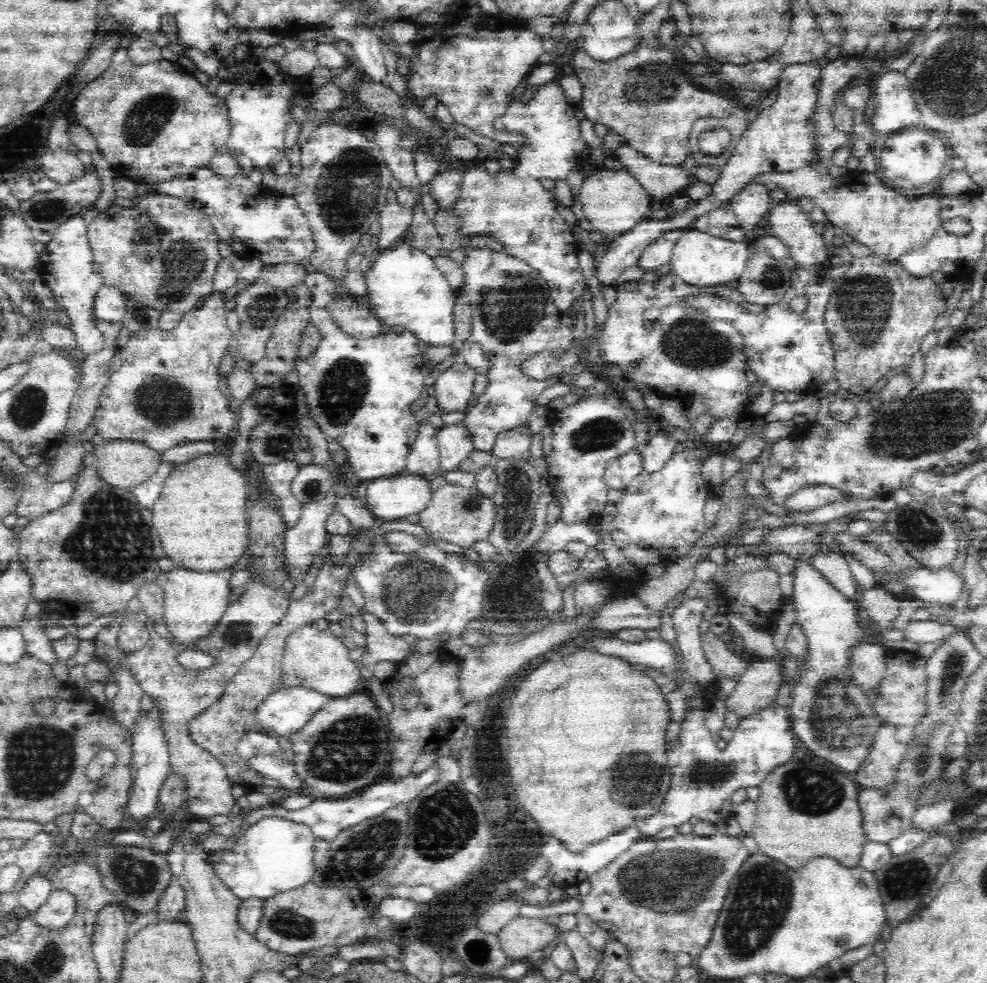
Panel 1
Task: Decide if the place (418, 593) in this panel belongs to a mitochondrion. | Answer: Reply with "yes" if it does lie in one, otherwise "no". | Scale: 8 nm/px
yes

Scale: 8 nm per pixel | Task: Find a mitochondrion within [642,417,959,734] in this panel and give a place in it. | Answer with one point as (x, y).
(922, 531)

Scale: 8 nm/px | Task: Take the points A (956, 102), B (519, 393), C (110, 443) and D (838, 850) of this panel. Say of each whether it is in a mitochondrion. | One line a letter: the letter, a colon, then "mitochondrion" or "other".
A: mitochondrion
B: other
C: other
D: other

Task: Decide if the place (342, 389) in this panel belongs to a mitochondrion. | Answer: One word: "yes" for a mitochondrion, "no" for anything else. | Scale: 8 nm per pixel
yes

